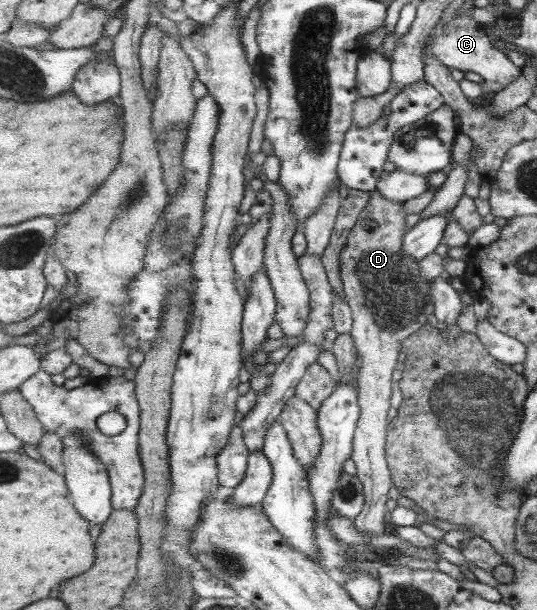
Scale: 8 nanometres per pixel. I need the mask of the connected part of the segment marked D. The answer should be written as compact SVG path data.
M376 189L370 198L369 204L365 207L365 210L361 213L360 219L357 221L355 228L351 231L351 236L348 240L348 246L344 248L340 258L340 269L342 272L342 281L344 284L344 289L348 298L349 306L352 308L352 313L354 316L354 327L351 332L352 337L355 339L357 353L359 353L359 359L361 360L361 372L359 373L359 402L361 406L361 418L357 424L357 431L354 436L354 451L352 454L352 461L356 465L356 474L359 476L363 487L365 487L366 503L361 511L361 514L355 518L353 521L356 527L362 532L368 535L380 535L385 532L385 524L390 520L389 514L387 512L387 500L389 500L389 490L393 488L394 482L392 480L392 470L390 469L388 459L386 458L386 440L388 437L388 425L389 422L389 408L391 408L391 388L393 388L393 382L391 382L391 376L397 368L399 363L399 354L402 353L403 343L405 340L415 334L418 330L424 328L427 322L429 322L429 316L436 314L436 304L434 303L432 297L432 288L429 279L421 274L421 261L418 261L412 254L407 254L404 249L404 238L405 235L410 231L411 228L407 226L405 222L406 215L406 202L394 201L393 199L388 199L381 194L379 189Z

